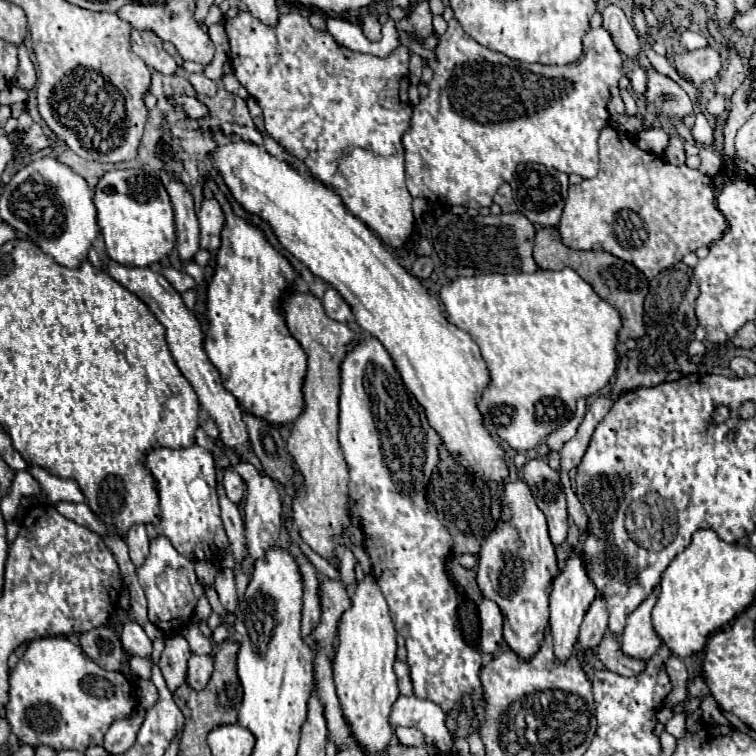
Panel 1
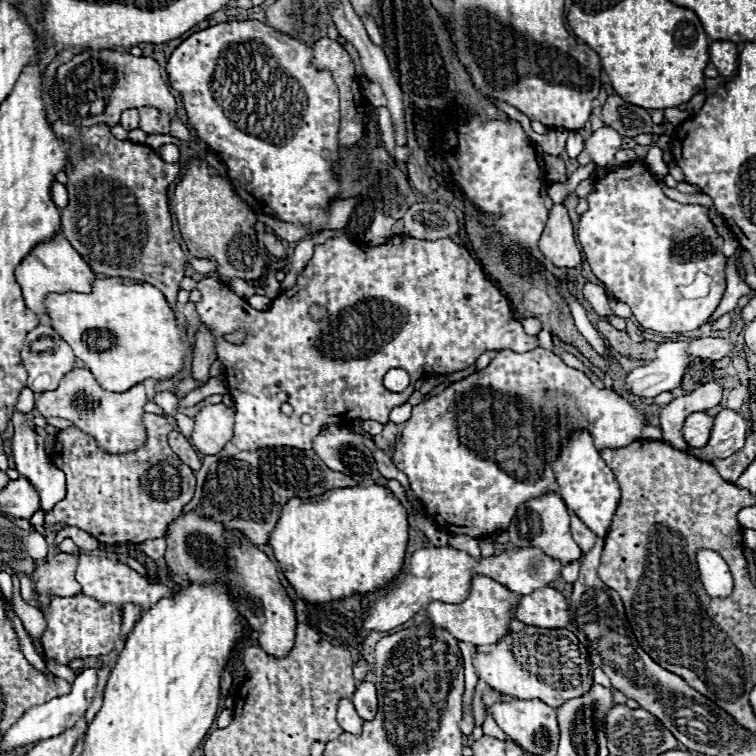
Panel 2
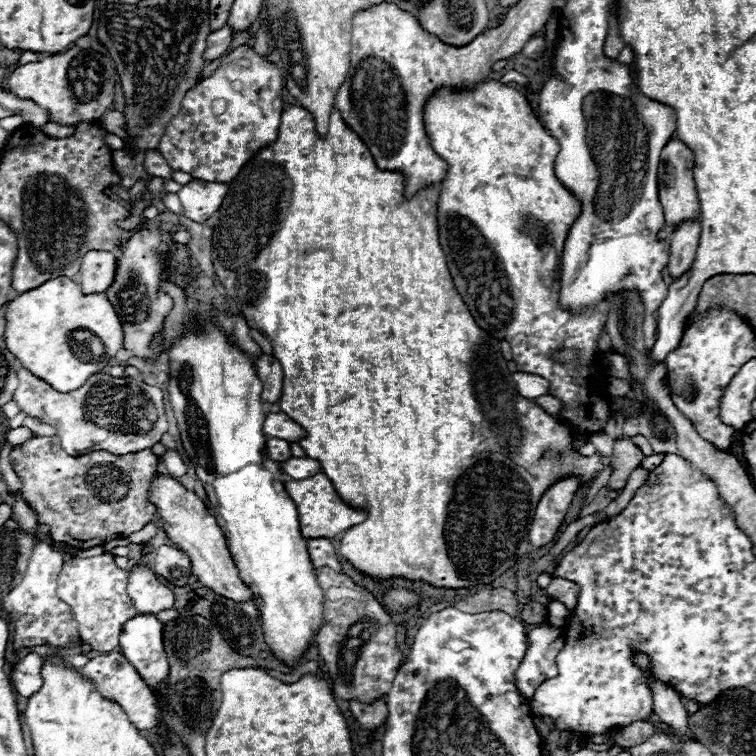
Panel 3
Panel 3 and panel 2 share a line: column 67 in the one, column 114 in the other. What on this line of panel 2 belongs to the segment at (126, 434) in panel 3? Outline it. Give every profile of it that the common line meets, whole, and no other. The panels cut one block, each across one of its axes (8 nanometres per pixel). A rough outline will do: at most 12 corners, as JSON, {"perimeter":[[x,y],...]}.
{"perimeter":[[74,368],[34,408],[90,434],[106,452],[146,438],[142,384],[122,394]]}

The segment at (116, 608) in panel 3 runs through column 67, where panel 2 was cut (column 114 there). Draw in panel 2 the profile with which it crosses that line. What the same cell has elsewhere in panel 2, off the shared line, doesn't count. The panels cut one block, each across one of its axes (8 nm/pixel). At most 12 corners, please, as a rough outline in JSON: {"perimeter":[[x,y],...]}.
{"perimeter":[[78,556],[82,594],[146,612],[172,590],[126,564]]}

